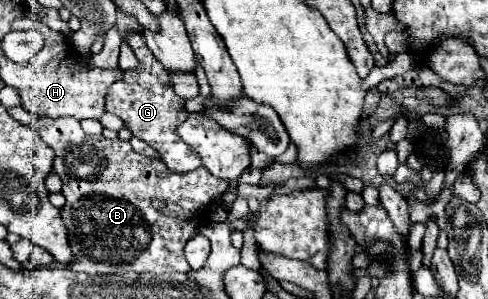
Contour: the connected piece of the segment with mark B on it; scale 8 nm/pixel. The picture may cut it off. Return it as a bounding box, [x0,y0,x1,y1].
[30,118,228,274]

